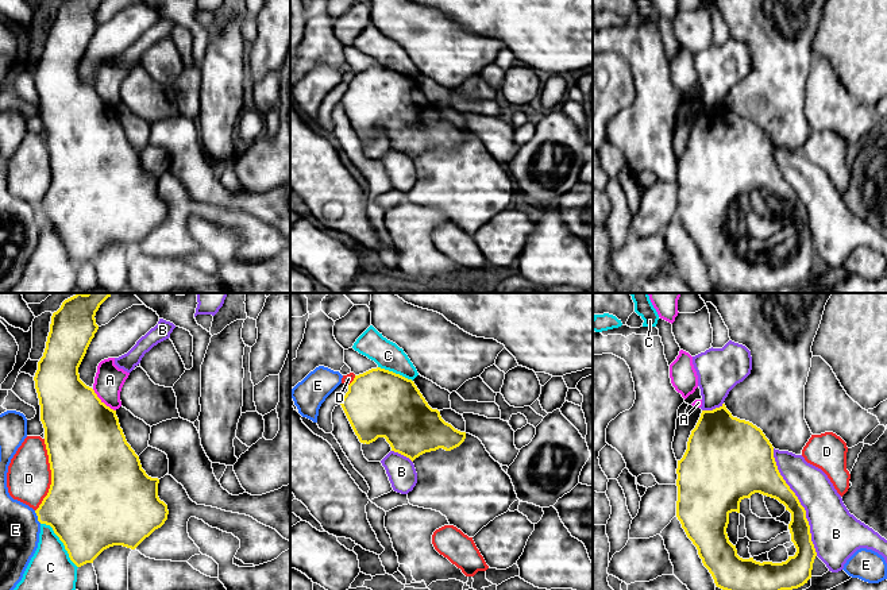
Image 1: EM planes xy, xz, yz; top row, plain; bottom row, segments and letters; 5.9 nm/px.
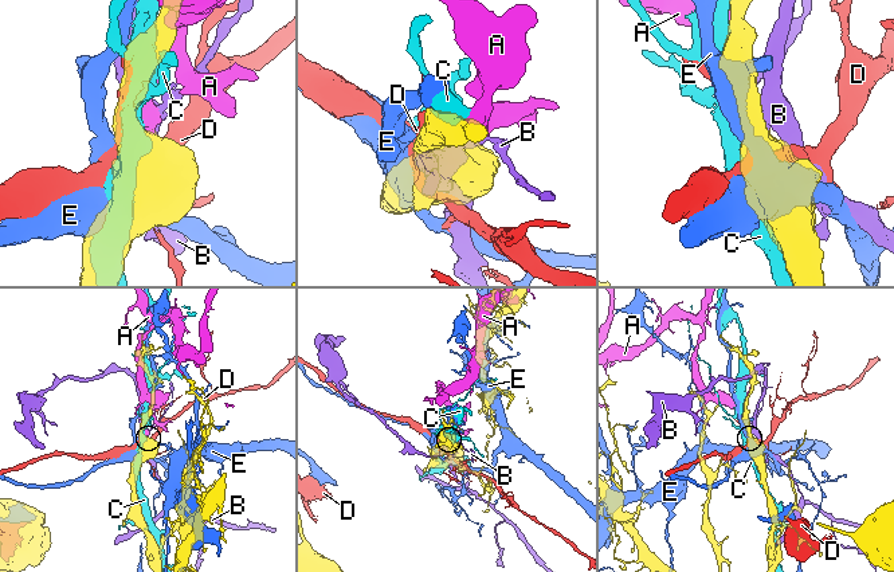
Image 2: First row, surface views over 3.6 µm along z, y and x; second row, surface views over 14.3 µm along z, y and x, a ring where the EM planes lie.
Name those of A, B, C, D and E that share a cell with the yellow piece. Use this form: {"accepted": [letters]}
{"accepted": []}

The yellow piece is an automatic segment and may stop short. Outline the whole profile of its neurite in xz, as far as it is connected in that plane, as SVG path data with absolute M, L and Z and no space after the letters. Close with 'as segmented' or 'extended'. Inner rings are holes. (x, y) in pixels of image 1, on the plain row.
M381 65L355 73L340 103L360 140L385 135L392 149L412 159L439 146L451 149L466 136L428 103L412 77Z; as segmented

